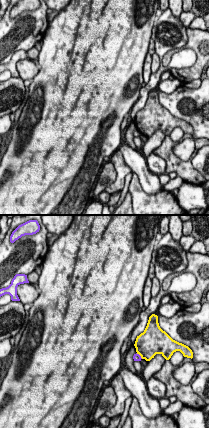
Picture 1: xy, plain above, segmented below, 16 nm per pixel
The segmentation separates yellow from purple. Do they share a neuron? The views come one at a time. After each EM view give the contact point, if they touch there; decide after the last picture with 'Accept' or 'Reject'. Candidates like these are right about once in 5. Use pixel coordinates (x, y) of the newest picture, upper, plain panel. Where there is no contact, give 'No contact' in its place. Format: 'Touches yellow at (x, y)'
Touches yellow at (139, 130)

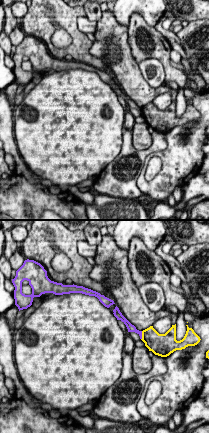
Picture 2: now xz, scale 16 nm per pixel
Touches yellow at (142, 111)

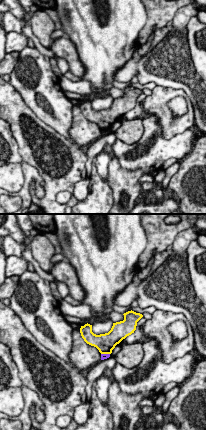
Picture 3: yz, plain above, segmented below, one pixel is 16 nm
Touches yellow at (105, 129)

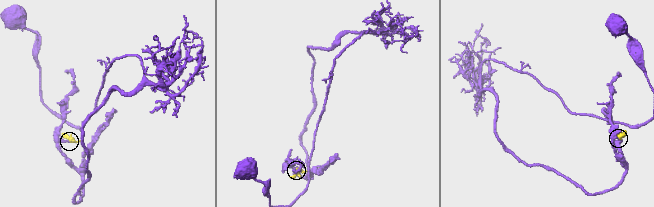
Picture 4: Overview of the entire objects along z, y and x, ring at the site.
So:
Reject

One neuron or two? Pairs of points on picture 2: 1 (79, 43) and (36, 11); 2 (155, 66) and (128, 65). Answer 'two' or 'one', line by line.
1: one
2: two

